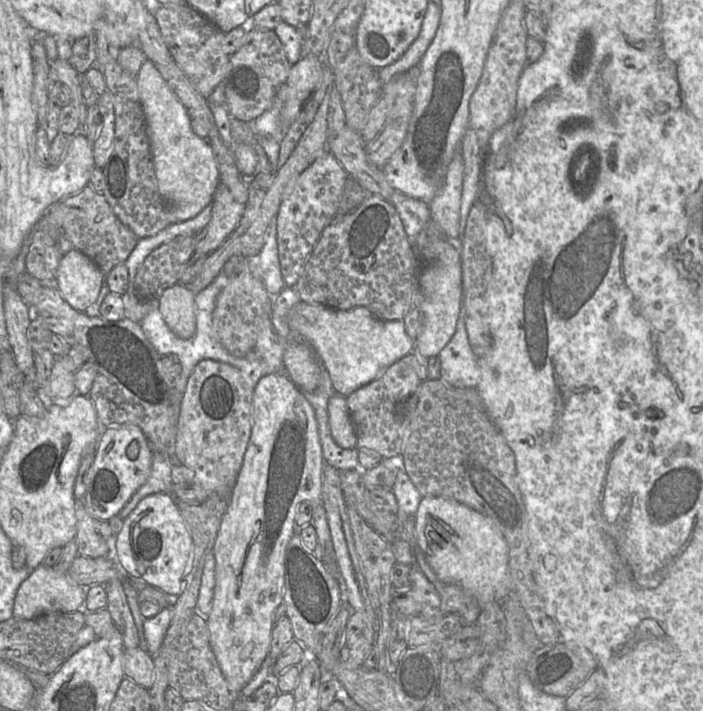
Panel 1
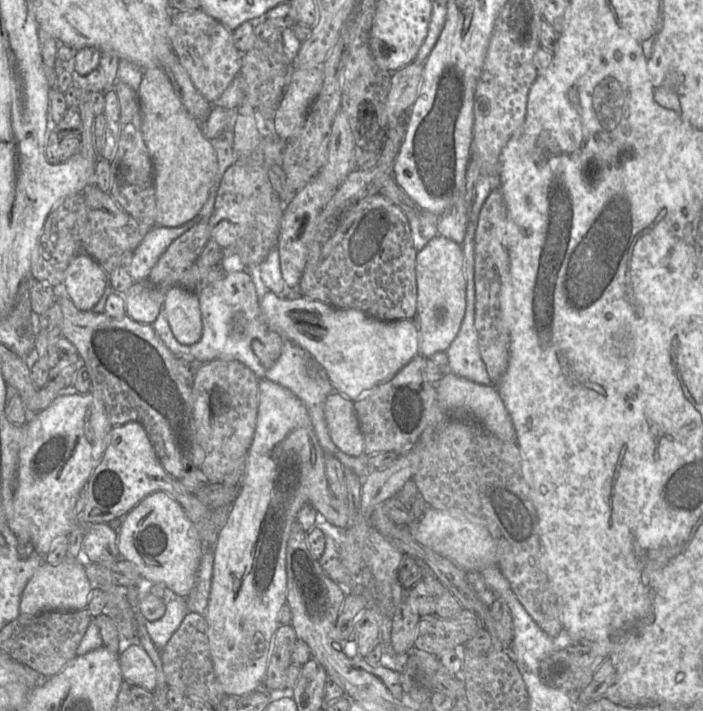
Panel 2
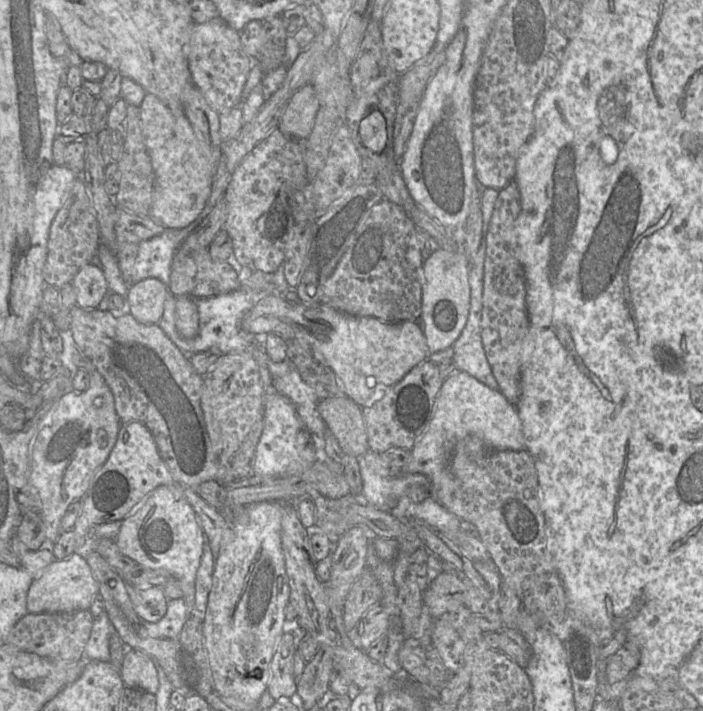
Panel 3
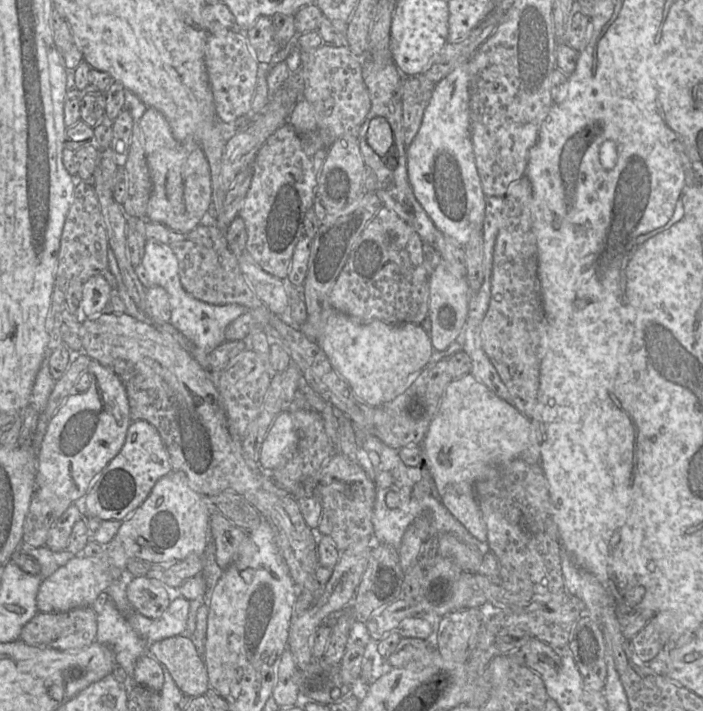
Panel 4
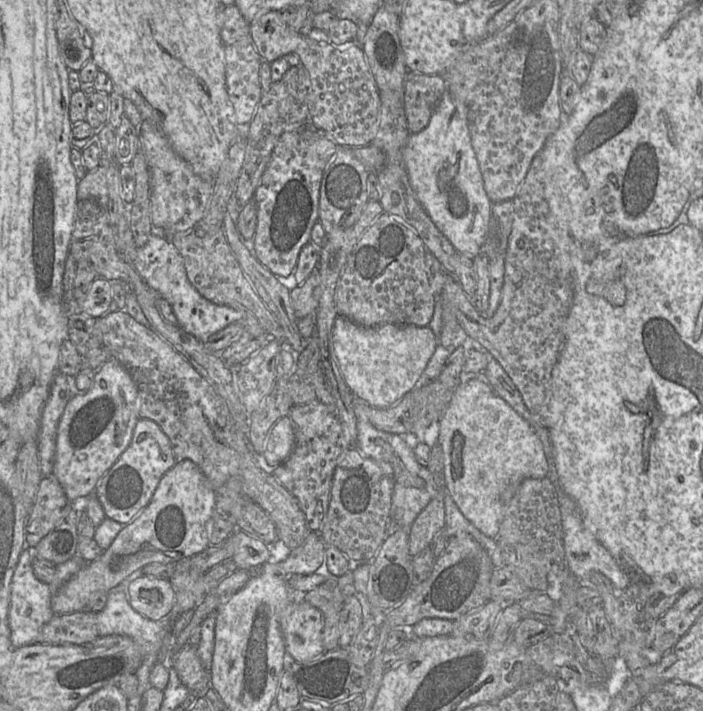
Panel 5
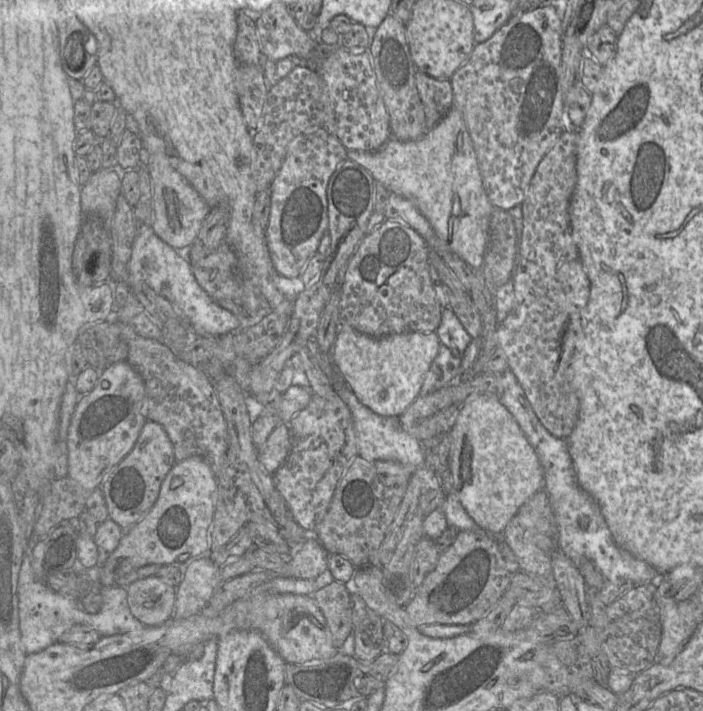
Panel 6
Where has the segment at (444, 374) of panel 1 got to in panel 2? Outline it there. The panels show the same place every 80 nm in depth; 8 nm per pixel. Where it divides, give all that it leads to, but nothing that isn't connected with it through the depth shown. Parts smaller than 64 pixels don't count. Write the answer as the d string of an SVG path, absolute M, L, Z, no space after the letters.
M479 176L477 180L477 190L479 192L478 198L473 207L470 206L470 220L466 229L466 240L462 248L463 253L463 273L466 284L466 307L465 315L461 323L460 329L455 339L451 342L449 348L446 350L448 355L448 369L451 373L457 376L463 377L480 385L491 385L494 386L491 381L485 364L481 358L478 336L474 324L475 319L475 282L474 282L474 253L475 253L475 231L477 221L480 216L480 211L483 204L491 191L498 184L498 176Z

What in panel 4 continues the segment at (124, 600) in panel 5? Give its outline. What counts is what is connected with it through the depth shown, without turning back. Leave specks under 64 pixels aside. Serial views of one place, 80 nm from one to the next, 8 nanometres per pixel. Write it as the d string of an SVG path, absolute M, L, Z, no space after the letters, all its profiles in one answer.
M173 596L164 613L157 619L150 619L137 611L133 611L128 617L125 617L110 600L105 603L103 610L97 615L97 635L95 641L108 645L113 650L116 664L119 664L128 676L127 690L137 685L134 683L132 675L137 660L141 656L148 654L149 645L163 639L180 636L184 633L189 608L190 600L181 596Z

